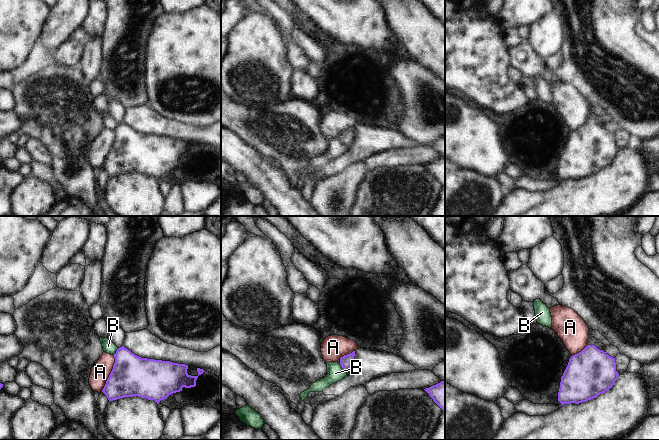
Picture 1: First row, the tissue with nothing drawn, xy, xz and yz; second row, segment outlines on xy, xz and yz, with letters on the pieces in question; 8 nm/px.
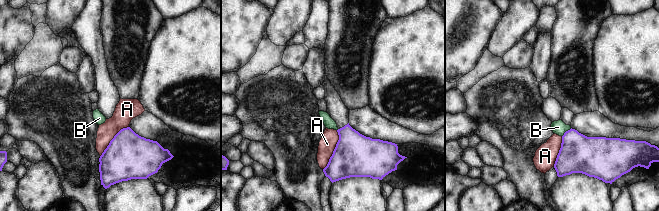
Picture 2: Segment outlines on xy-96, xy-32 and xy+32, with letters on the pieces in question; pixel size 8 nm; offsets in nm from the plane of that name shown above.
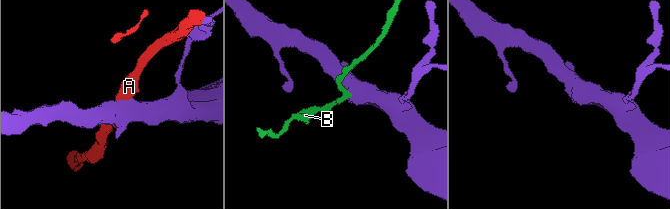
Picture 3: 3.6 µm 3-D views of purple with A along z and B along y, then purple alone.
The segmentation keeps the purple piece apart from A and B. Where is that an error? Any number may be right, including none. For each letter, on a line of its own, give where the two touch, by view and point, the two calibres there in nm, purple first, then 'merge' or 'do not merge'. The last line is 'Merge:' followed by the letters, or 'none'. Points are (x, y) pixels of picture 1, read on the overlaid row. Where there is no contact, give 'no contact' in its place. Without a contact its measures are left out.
A: xy (110, 373) | 320/150 nm | do not merge
B: xz (343, 368) | 110/140 nm | do not merge
Merge: none

